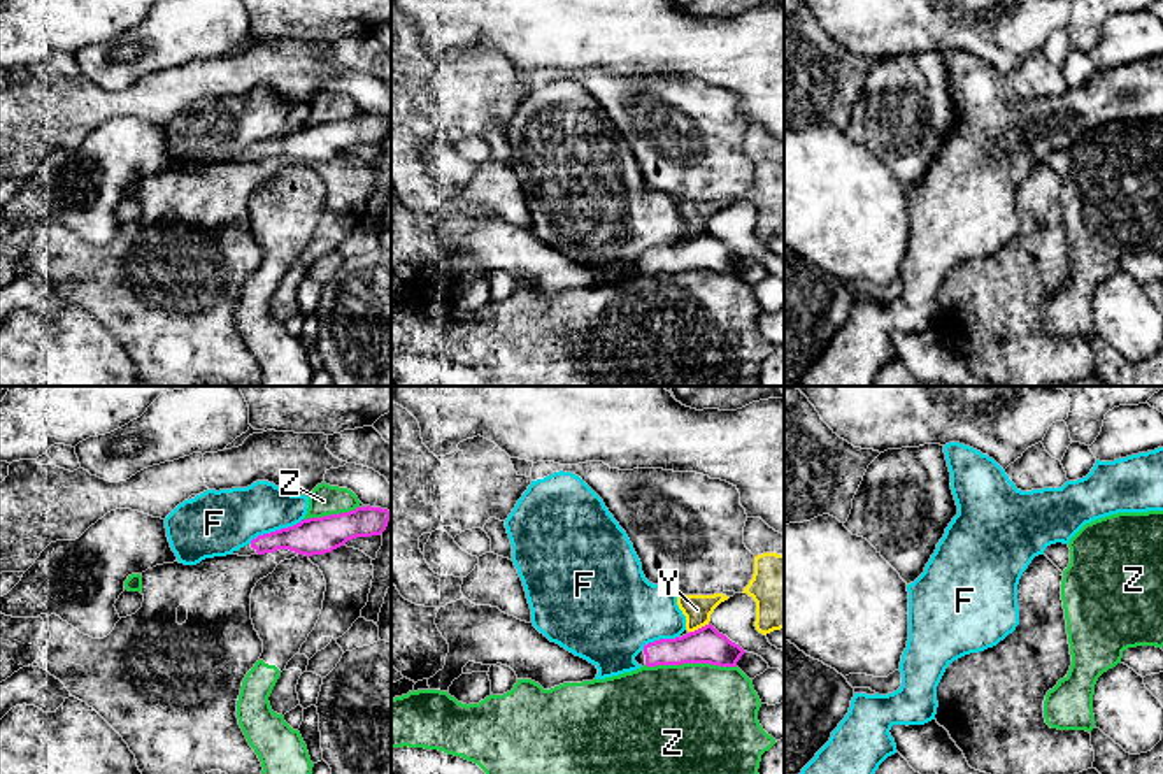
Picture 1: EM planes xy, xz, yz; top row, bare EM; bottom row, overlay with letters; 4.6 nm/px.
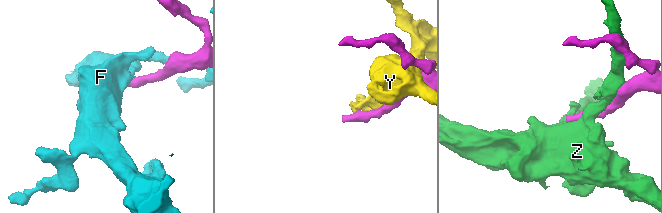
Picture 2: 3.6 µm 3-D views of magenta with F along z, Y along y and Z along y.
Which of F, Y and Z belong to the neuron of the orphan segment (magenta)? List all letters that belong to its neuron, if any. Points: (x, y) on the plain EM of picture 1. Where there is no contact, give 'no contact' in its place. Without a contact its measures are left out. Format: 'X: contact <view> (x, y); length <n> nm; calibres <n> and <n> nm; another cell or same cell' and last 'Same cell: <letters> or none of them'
F: contact xy (276, 137); length 280 nm; calibres 180 and 280 nm; another cell
Y: contact xz (699, 236); length 100 nm; calibres 160 and 130 nm; another cell
Z: contact xz (692, 269); length 420 nm; calibres 160 and 500 nm; another cell
Same cell: none of them

